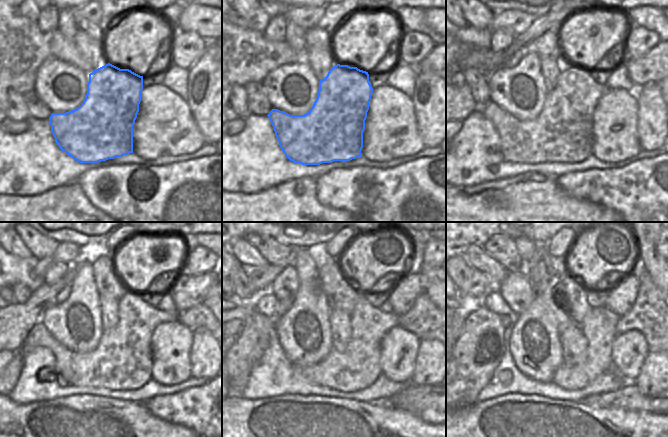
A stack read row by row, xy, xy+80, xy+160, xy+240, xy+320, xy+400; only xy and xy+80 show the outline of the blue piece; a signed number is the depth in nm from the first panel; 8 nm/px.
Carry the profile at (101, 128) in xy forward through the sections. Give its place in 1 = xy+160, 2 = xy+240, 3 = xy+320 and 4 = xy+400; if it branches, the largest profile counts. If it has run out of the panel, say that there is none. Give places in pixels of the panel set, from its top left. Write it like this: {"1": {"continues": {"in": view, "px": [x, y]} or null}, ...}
{"1": {"continues": {"in": "xy+160", "px": [563, 131]}}, "2": {"continues": {"in": "xy+240", "px": [122, 361]}}, "3": {"continues": {"in": "xy+320", "px": [354, 369]}}, "4": {"continues": {"in": "xy+400", "px": [600, 333]}}}

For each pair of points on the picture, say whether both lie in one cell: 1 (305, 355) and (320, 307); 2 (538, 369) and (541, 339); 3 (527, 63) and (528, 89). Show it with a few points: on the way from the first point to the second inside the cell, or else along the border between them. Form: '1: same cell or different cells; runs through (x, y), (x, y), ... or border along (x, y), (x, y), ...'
1: same cell; runs through (305, 343), (305, 325), (308, 319)
2: same cell; runs through (540, 362), (540, 346)
3: same cell; runs through (528, 69), (530, 77), (528, 83)

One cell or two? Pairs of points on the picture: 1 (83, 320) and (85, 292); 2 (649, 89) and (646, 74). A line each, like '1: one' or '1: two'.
1: one
2: two

